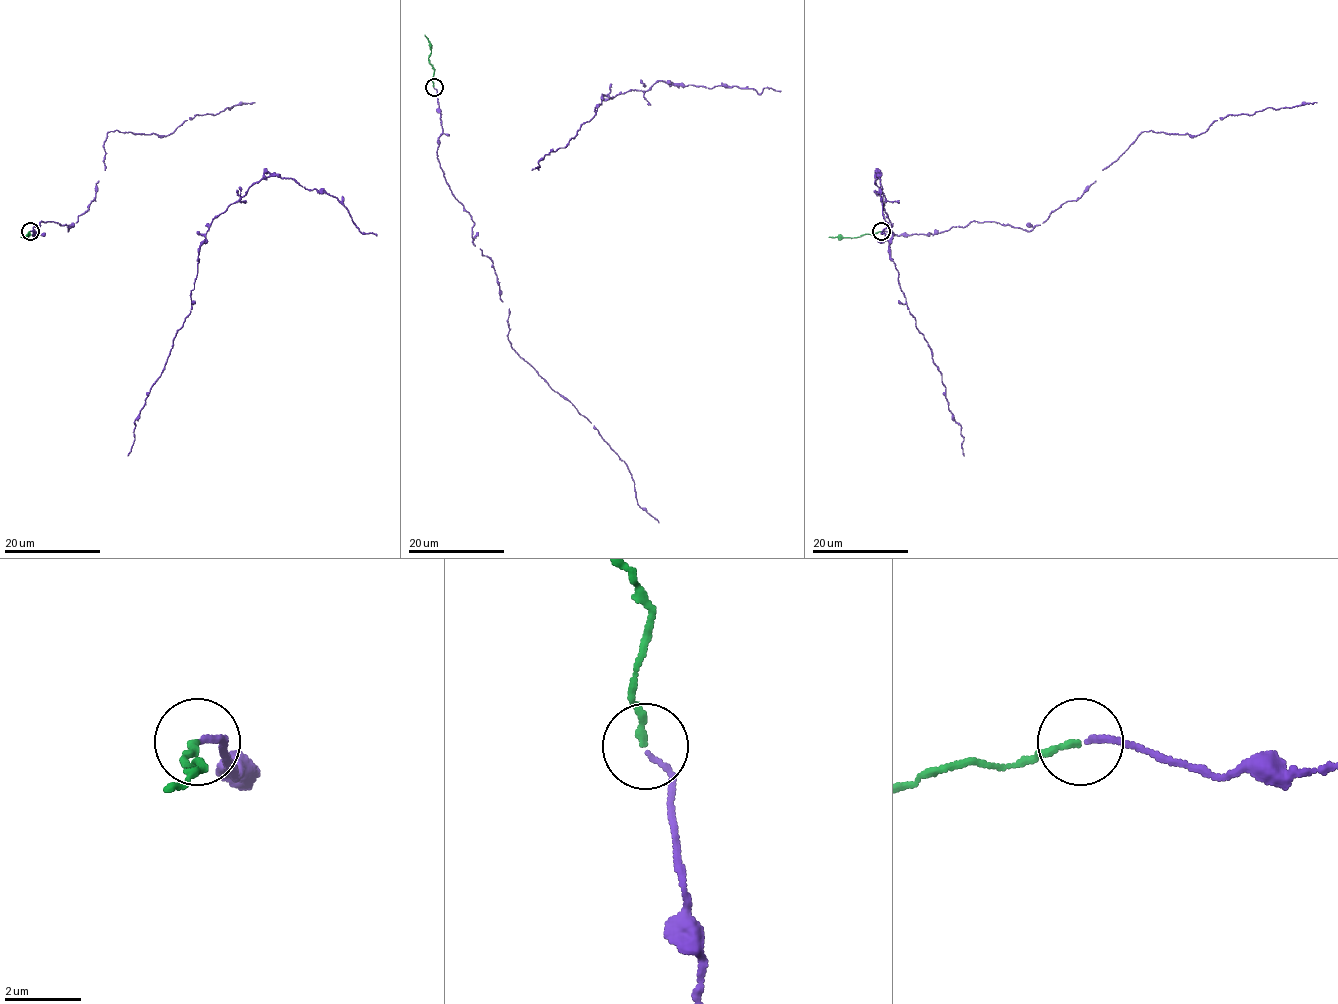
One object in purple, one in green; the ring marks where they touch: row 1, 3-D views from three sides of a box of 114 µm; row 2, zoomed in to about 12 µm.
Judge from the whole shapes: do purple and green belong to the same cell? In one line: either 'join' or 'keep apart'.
join

